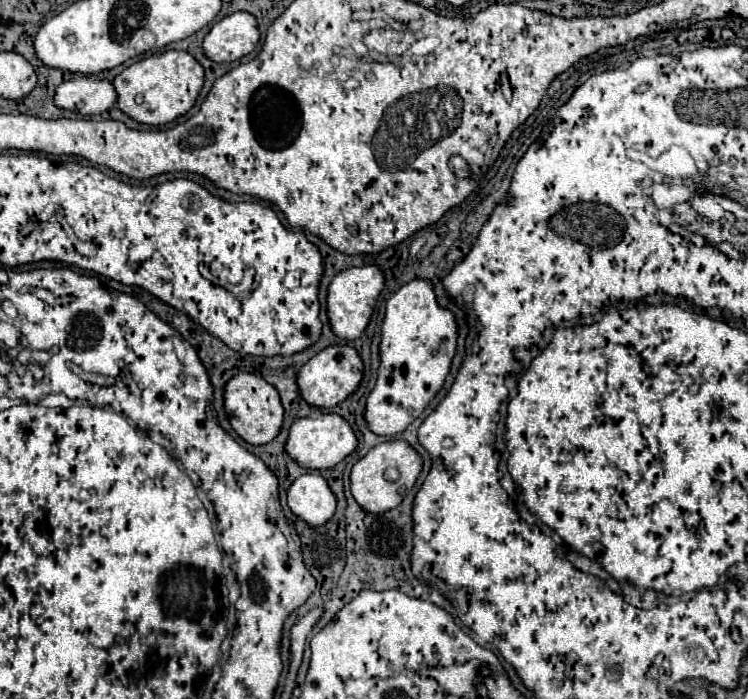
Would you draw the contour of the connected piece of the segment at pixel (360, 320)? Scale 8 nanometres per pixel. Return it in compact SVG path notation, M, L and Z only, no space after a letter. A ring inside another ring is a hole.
M366 265L366 267L352 267L352 269L346 269L346 271L340 271L328 285L328 295L326 295L326 315L328 315L328 321L330 321L330 329L336 337L344 339L344 341L354 341L358 339L368 321L370 321L370 315L374 311L374 305L376 305L376 299L380 295L384 287L384 277L382 277L382 271L374 265Z

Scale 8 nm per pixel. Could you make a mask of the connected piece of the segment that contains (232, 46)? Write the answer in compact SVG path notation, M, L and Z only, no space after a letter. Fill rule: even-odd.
M232 13L212 25L202 49L210 61L230 63L248 55L260 39L258 23L250 13Z

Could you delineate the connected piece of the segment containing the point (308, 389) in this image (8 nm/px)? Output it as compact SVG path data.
M332 345L322 349L318 355L314 355L300 371L298 371L298 391L300 397L314 407L322 407L322 409L330 409L338 403L342 403L348 395L352 395L362 379L362 361L356 353L356 349L352 349L350 345Z

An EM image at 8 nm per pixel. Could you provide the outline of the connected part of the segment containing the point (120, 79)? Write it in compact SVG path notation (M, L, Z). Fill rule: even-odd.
M164 51L132 63L112 81L118 101L116 107L138 123L166 125L184 115L194 103L204 85L202 65L186 51Z

